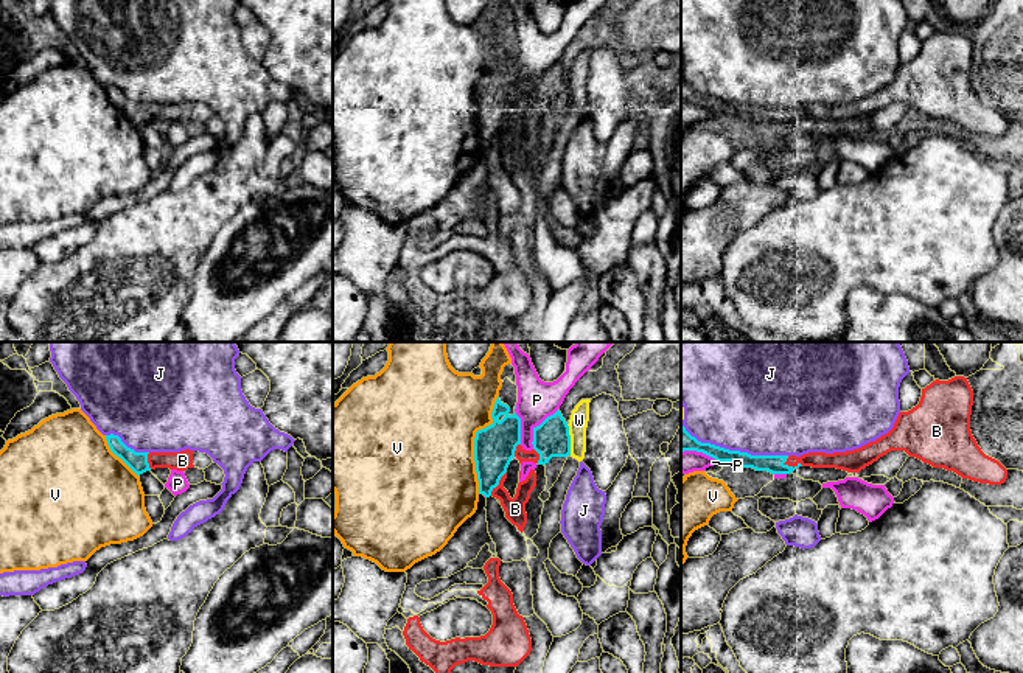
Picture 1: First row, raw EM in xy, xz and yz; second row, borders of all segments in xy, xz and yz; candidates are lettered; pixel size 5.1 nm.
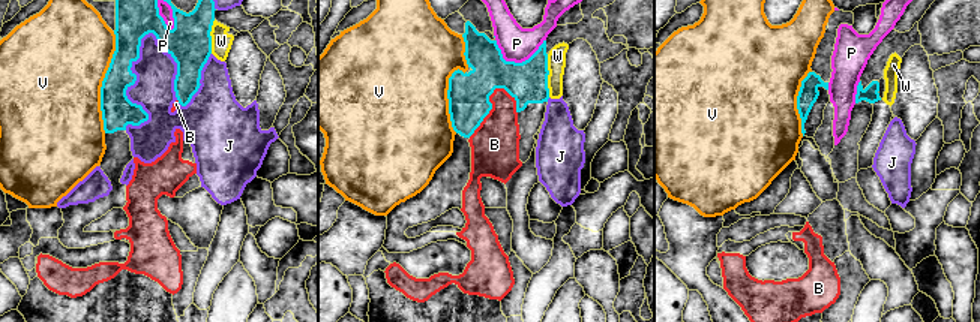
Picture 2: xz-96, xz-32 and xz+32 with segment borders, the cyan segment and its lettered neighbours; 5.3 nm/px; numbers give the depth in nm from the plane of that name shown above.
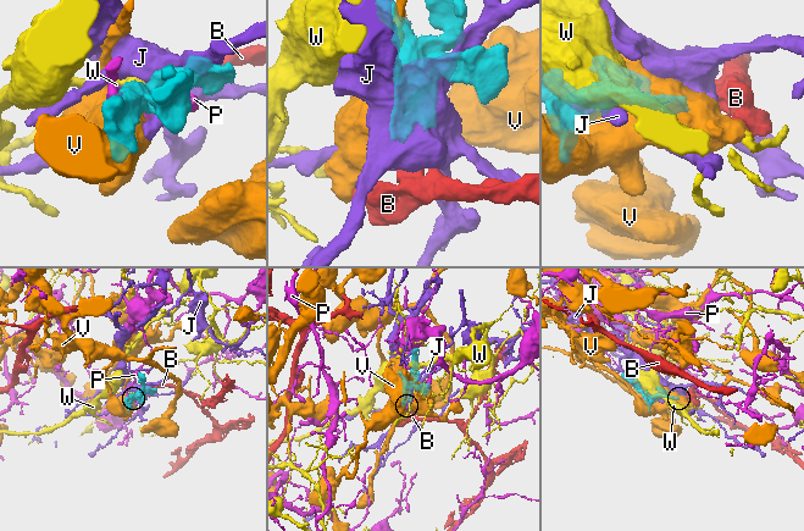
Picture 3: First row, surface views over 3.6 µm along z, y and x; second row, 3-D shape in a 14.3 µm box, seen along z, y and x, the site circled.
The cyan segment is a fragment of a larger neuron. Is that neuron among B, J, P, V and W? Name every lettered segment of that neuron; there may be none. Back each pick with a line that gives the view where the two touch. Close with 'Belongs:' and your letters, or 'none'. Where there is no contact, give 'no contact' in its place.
B: contact in yz
Belongs: B

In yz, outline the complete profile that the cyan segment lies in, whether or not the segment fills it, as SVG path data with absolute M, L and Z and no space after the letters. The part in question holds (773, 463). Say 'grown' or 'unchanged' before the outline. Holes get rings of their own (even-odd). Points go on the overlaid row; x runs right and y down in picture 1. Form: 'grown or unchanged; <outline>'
grown; M964 376L933 381L922 389L920 401L908 412L900 412L894 427L858 449L846 452L808 452L796 455L751 455L701 443L681 424L681 452L703 452L717 462L731 462L742 468L790 474L799 466L836 468L860 472L891 451L905 451L933 468L953 471L962 479L1001 485L1007 469L986 455L970 431L973 390Z

